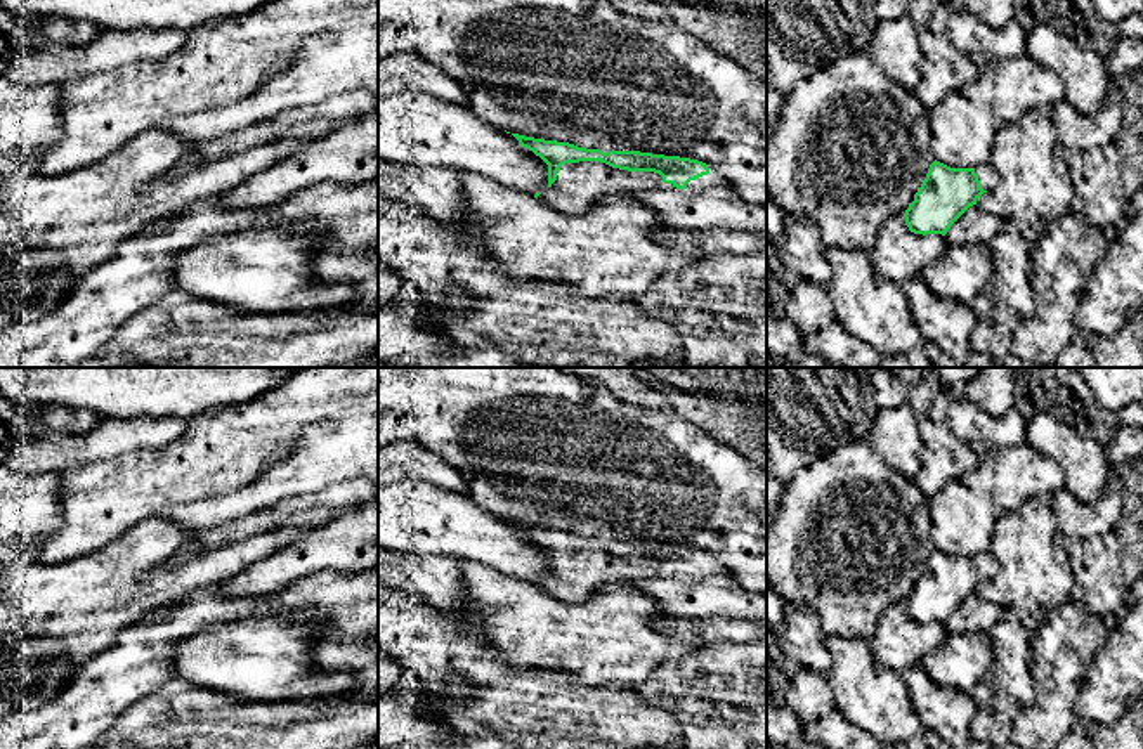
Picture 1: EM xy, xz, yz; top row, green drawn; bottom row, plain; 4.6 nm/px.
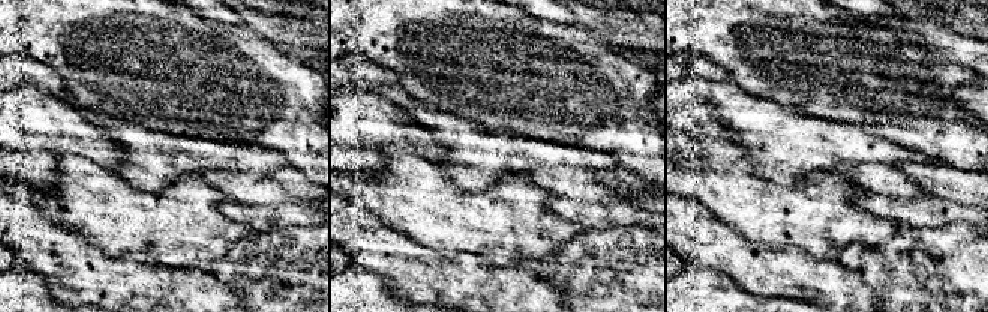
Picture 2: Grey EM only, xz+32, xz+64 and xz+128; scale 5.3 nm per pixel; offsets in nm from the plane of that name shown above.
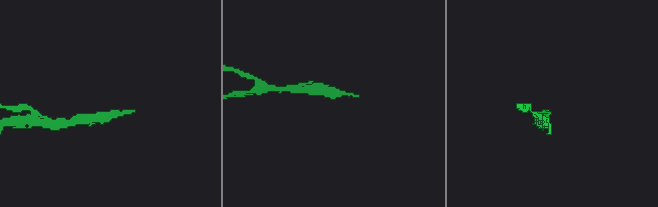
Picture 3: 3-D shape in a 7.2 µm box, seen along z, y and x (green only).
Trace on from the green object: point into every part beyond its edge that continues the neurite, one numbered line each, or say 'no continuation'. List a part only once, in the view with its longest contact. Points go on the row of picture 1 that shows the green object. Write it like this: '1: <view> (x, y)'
1: xz (578, 186)

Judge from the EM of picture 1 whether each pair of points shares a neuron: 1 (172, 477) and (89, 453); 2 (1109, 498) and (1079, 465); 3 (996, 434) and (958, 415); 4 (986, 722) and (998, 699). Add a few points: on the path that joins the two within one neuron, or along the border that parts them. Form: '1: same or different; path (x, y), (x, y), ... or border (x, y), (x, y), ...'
1: different; border (150, 446), (71, 468)
2: different; border (1112, 482), (1091, 503), (1079, 501), (1065, 489)
3: same; path (987, 430), (975, 420), (966, 420)
4: same; path (991, 716), (994, 704)

